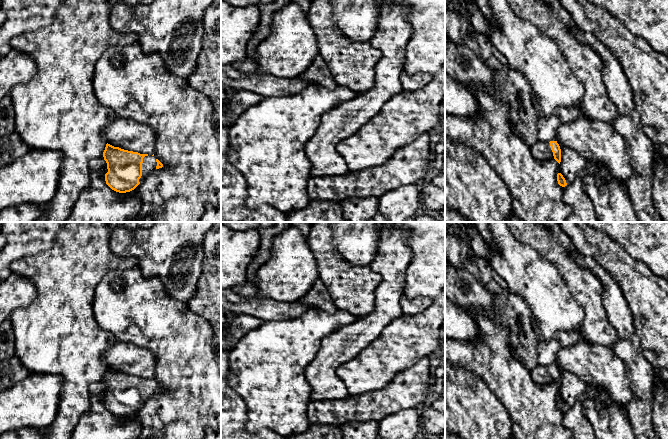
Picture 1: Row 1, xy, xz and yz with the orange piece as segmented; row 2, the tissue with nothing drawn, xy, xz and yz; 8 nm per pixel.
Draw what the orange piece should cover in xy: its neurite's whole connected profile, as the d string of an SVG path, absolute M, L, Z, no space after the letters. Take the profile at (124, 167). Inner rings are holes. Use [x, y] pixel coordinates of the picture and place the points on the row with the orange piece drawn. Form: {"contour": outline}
{"contour": "M108 143L103 157L108 169L105 174L106 184L119 193L134 190L153 170L163 167L154 154L140 154Z"}

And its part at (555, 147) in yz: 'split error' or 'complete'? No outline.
split error

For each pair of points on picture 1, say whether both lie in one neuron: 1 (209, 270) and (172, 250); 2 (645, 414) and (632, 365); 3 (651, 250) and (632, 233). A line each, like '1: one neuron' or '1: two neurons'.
1: two neurons
2: one neuron
3: one neuron

